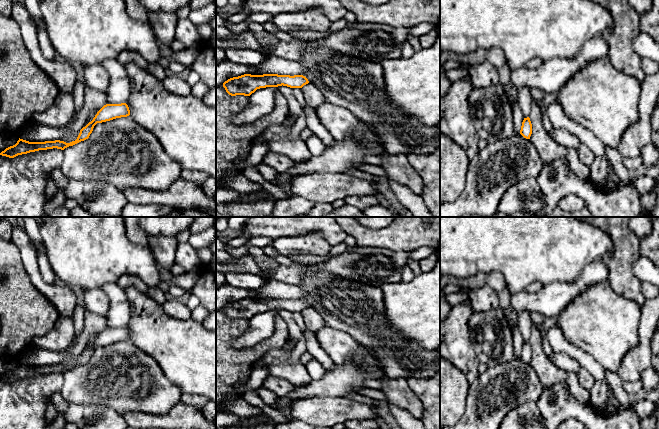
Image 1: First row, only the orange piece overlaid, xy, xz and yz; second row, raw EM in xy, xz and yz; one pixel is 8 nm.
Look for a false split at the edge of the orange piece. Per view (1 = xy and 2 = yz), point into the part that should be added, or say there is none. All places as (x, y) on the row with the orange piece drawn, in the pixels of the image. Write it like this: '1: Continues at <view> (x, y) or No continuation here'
1: No continuation here
2: No continuation here

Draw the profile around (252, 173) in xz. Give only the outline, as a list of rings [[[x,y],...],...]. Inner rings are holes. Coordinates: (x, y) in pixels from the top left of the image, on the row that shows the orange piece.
[[[252,166],[244,169],[242,171],[242,174],[247,177],[248,179],[259,183],[262,188],[270,193],[273,196],[273,199],[279,200],[279,199],[285,199],[288,198],[287,194],[279,188],[277,185],[273,184],[272,182],[266,181],[262,175],[259,173],[257,166]]]

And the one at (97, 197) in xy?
[[[67,179],[66,198],[76,200],[79,206],[93,216],[97,214],[120,216],[128,203],[124,193],[111,183],[99,180]]]

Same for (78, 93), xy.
[[[76,80],[73,98],[74,98],[74,111],[79,111],[84,104],[84,89],[87,86],[86,82]]]

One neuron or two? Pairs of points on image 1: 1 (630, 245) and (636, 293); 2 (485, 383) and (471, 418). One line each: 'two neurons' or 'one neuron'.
1: one neuron
2: one neuron

